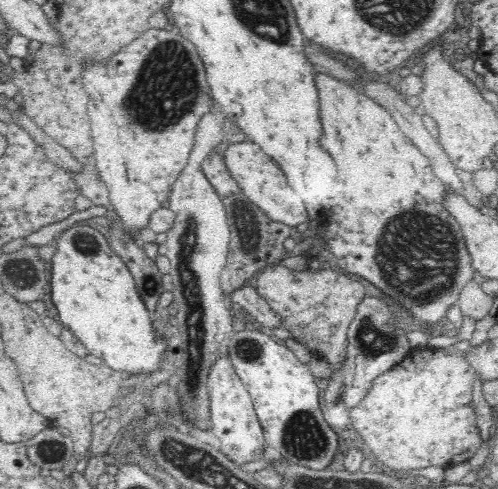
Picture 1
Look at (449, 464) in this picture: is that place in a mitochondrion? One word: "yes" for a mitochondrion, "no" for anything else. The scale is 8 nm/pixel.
no

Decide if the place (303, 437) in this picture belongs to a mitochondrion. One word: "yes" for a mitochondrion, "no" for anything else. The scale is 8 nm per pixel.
yes

